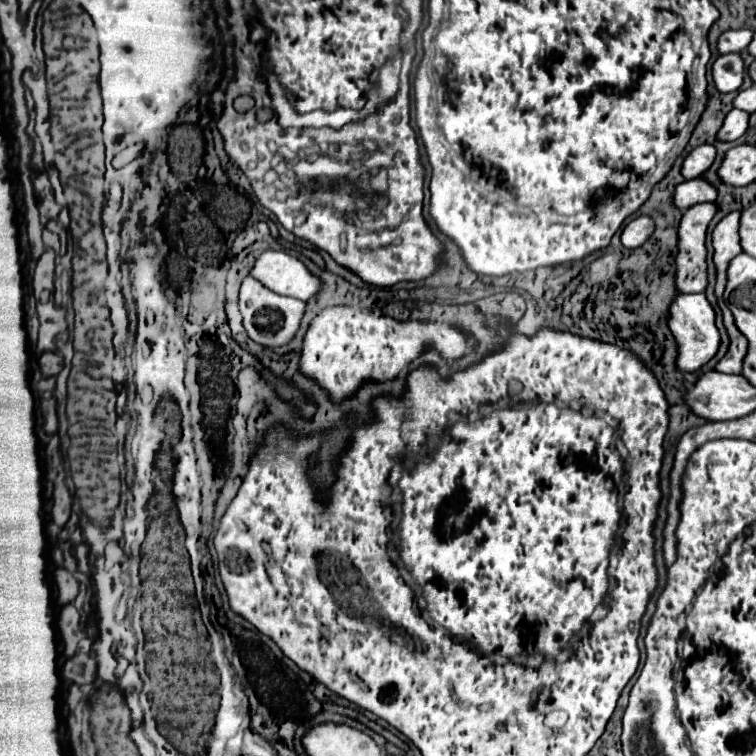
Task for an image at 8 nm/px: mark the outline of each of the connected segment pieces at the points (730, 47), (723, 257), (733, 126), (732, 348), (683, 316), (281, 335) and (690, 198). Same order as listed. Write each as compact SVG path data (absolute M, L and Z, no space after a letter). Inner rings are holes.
M742 28L742 30L726 30L718 38L718 52L720 54L730 54L730 52L742 52L748 42L752 40L752 30Z
M730 212L726 214L714 228L712 232L712 246L714 246L714 266L716 266L716 286L714 294L718 300L722 300L722 286L726 282L726 266L728 262L740 254L740 240L736 234L738 228L738 216L740 212Z
M730 110L730 114L724 118L722 128L718 130L716 138L722 142L734 142L738 140L748 128L748 114L744 114L742 110Z
M722 300L722 308L720 310L722 310L724 326L726 326L726 332L728 332L728 338L730 338L730 346L728 346L728 352L724 354L724 358L716 364L714 370L724 372L724 374L740 374L744 352L746 352L746 342L744 342L744 336L740 334L740 330L736 330L734 318L732 318L728 306L724 304L724 300Z
M678 294L670 304L668 328L676 338L676 368L680 372L700 370L718 352L720 334L714 324L714 310L704 294Z
M246 276L238 294L238 308L240 308L242 324L246 328L248 338L266 348L276 348L276 346L288 344L294 338L294 334L300 328L300 320L302 320L306 304L298 302L296 298L272 294L268 288L260 286L260 282L254 282L252 276Z
M702 178L684 180L682 184L678 184L674 188L674 196L672 196L674 206L680 210L686 210L686 208L690 208L694 204L702 204L702 202L714 202L714 200L716 200L716 190Z

